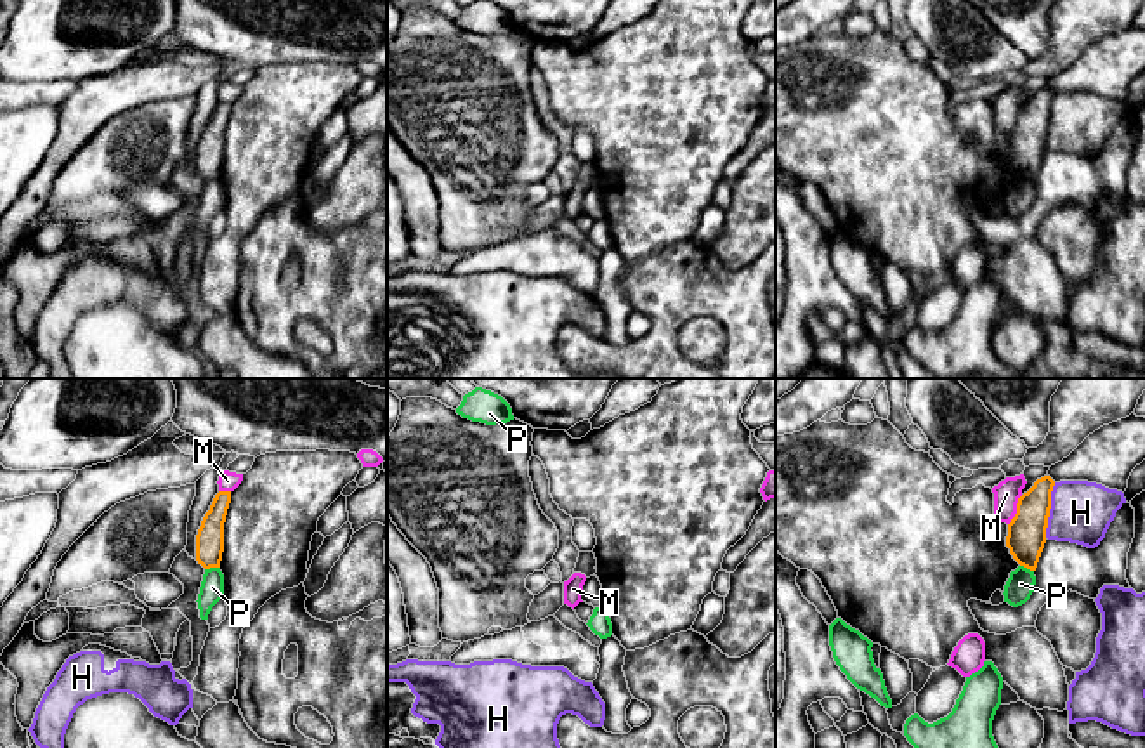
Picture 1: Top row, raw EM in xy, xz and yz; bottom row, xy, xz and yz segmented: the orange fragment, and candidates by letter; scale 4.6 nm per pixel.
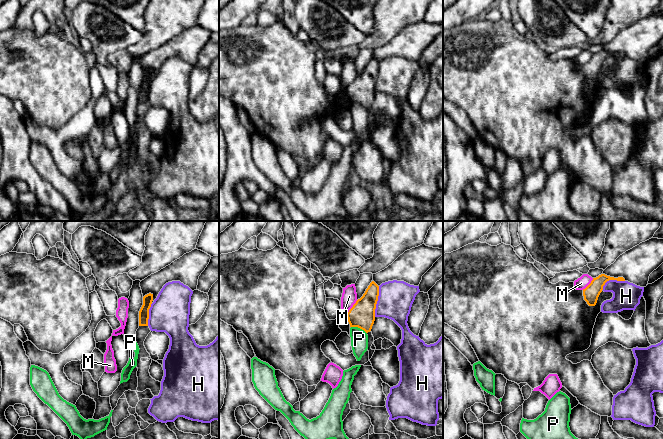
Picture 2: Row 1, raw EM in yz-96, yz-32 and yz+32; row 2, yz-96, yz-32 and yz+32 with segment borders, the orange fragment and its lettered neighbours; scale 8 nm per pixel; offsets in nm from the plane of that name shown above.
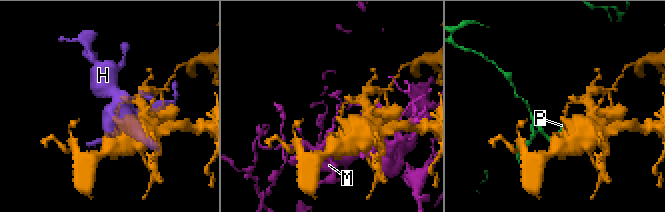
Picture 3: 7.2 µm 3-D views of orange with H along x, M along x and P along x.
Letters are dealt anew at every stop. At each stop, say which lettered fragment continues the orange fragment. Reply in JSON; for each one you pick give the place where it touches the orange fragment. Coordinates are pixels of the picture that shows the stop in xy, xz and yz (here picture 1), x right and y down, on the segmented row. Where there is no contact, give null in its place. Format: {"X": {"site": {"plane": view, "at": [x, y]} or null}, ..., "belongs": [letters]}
{"belongs": []}

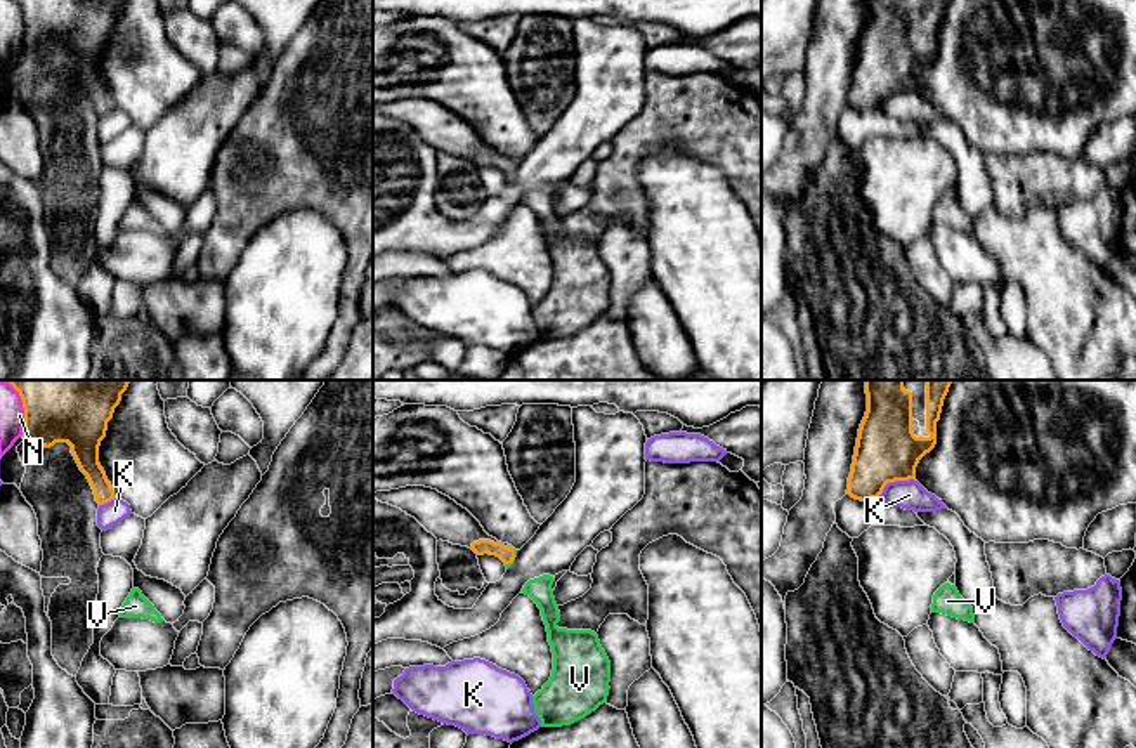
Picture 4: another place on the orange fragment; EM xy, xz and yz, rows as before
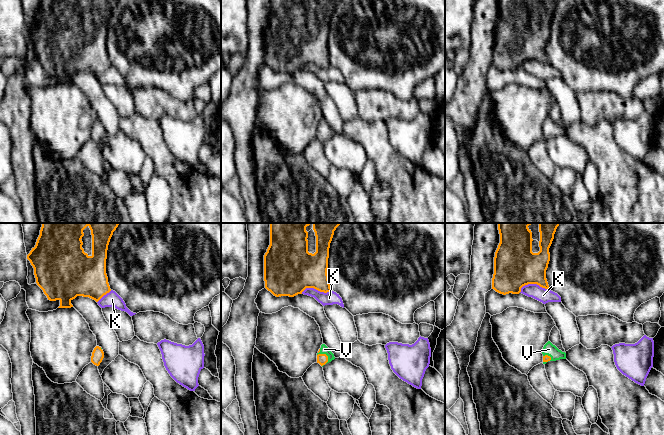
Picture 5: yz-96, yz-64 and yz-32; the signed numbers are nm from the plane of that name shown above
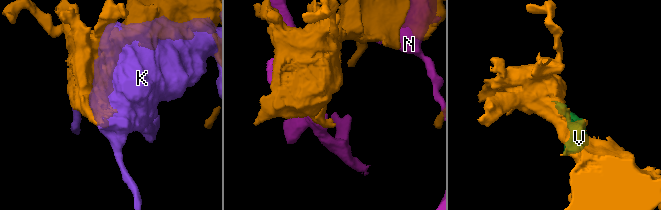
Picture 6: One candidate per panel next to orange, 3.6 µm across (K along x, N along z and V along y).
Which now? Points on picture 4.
{"V": {"site": {"plane": "xz", "at": [514, 557]}}, "belongs": ["V"]}

